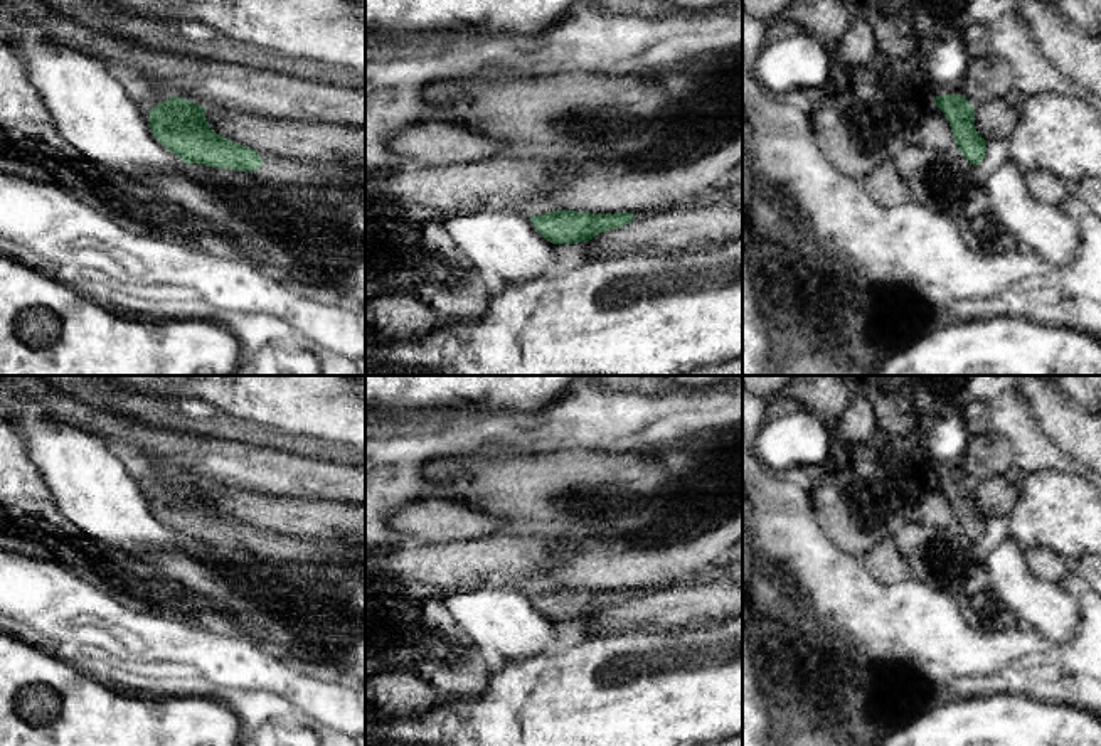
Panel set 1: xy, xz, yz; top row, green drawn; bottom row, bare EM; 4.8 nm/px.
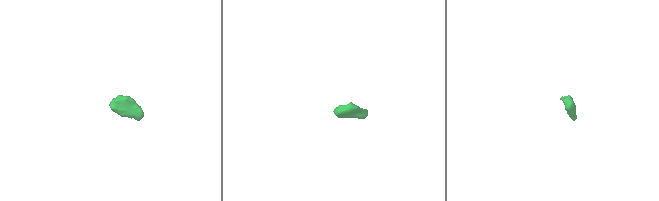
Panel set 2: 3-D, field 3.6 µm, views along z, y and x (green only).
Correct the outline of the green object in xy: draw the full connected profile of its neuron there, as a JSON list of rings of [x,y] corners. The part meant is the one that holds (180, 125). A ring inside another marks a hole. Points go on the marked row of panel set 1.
[[[172,96],[148,115],[153,136],[182,162],[232,170],[258,170],[261,155],[217,135],[205,118],[205,108]]]

